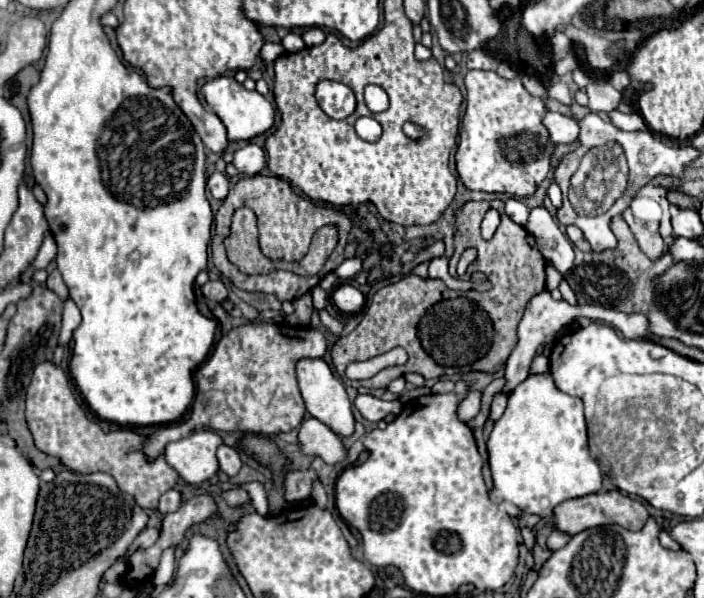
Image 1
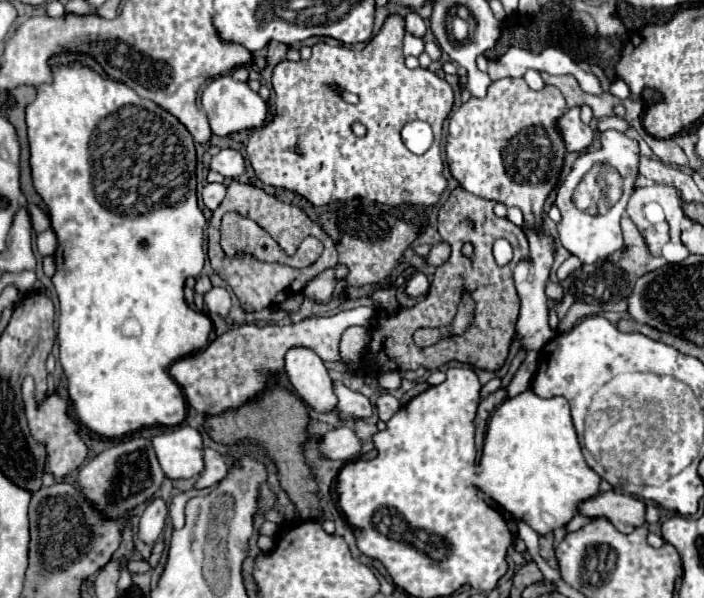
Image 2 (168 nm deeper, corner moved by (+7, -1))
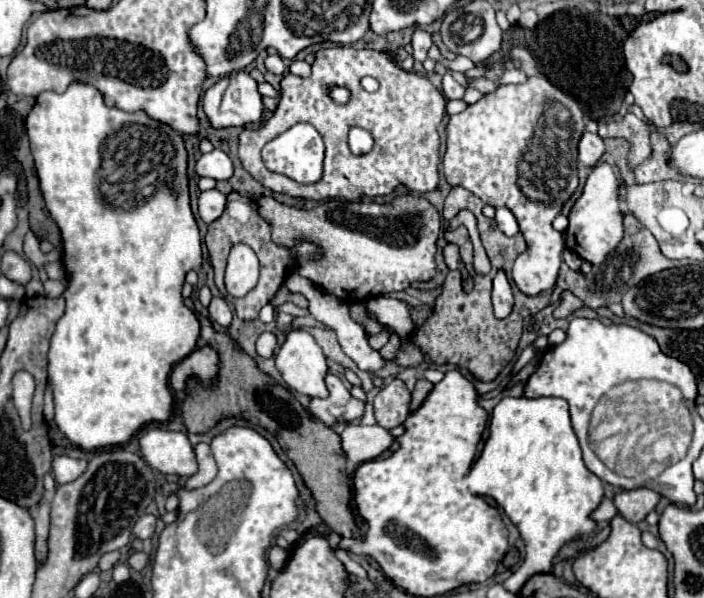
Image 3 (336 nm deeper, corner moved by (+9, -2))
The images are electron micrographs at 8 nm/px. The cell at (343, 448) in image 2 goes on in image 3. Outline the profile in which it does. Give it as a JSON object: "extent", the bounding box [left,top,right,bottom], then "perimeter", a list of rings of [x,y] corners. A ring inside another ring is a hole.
{"extent":[341,423,395,465],"perimeter":[[[349,423],[341,433],[343,453],[345,453],[347,461],[353,465],[361,465],[365,461],[375,459],[393,441],[395,441],[395,437],[391,437],[391,433],[379,425],[363,427],[363,425]]]}

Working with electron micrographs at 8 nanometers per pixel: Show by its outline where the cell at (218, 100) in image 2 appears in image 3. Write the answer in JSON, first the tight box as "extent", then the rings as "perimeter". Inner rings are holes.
{"extent":[201,71,263,129],"perimeter":[[[245,71],[221,77],[215,85],[211,85],[205,91],[201,103],[203,103],[203,111],[205,111],[205,115],[207,115],[207,119],[209,119],[209,123],[211,123],[213,129],[259,123],[261,115],[263,115],[263,103],[261,103],[261,95],[257,91],[257,83]]]}

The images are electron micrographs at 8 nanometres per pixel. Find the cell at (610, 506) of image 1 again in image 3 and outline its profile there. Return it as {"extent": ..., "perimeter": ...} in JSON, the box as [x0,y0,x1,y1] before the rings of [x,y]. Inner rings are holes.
{"extent":[613,489,659,525],"perimeter":[[[633,489],[633,491],[621,491],[615,495],[613,499],[617,511],[621,517],[625,517],[629,523],[637,525],[641,523],[649,511],[655,509],[655,505],[659,503],[657,493],[651,489]]]}

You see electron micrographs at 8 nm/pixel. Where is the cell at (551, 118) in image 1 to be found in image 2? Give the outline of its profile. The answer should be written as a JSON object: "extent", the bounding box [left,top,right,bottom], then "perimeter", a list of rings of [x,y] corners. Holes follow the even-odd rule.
{"extent":[559,108,595,154],"perimeter":[[[571,108],[559,118],[559,130],[563,134],[565,146],[569,152],[583,154],[595,142],[595,130],[581,122],[579,108]]]}

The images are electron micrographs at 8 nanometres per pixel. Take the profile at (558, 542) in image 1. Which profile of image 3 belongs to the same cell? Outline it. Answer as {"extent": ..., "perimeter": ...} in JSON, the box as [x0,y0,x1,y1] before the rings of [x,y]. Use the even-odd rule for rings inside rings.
{"extent":[591,499,617,521],"perimeter":[[[603,499],[601,505],[591,513],[591,519],[593,521],[609,521],[615,513],[617,513],[617,509],[615,509],[613,501],[611,499]]]}

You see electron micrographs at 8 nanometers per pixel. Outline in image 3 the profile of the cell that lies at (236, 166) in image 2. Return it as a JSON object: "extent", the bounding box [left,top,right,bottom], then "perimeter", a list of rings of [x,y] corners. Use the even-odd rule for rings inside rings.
{"extent":[195,149,233,181],"perimeter":[[[213,149],[211,153],[201,155],[201,159],[195,165],[195,171],[199,177],[211,177],[217,181],[225,181],[225,179],[231,179],[233,175],[233,163],[225,151]]]}

